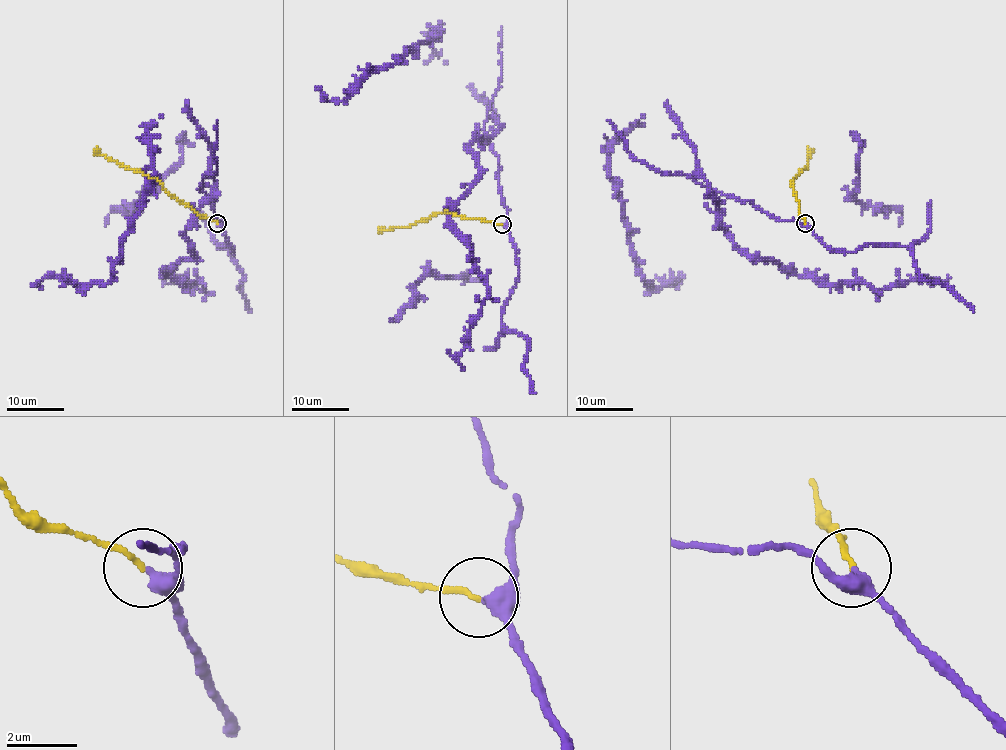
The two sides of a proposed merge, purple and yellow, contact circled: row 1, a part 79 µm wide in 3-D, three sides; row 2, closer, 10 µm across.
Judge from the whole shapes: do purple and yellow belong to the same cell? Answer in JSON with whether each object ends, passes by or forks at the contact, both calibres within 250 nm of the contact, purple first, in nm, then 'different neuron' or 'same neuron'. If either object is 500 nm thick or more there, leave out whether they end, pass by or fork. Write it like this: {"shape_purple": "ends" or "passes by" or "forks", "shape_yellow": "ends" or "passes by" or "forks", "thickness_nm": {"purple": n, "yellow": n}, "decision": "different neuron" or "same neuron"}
{"shape_purple": "passes by", "shape_yellow": "ends", "thickness_nm": {"purple": 340, "yellow": 140}, "decision": "same neuron"}

